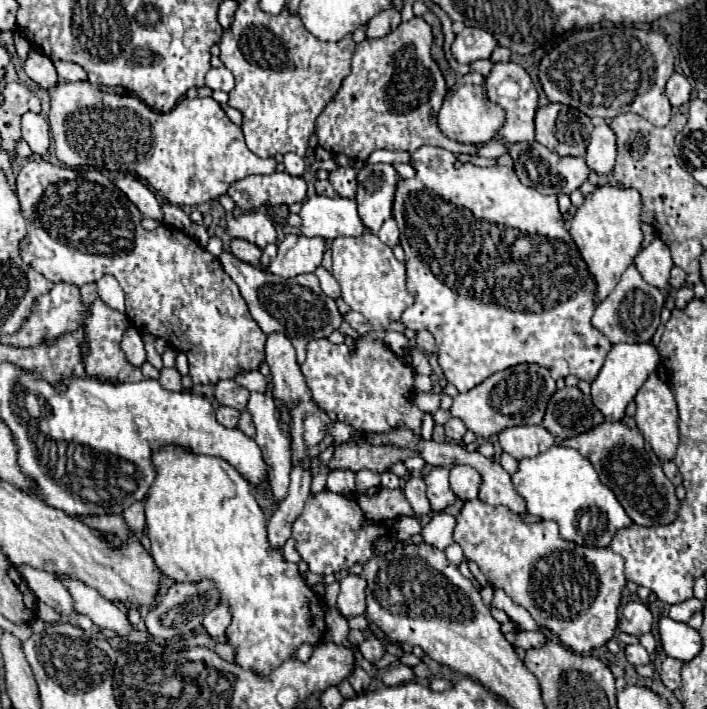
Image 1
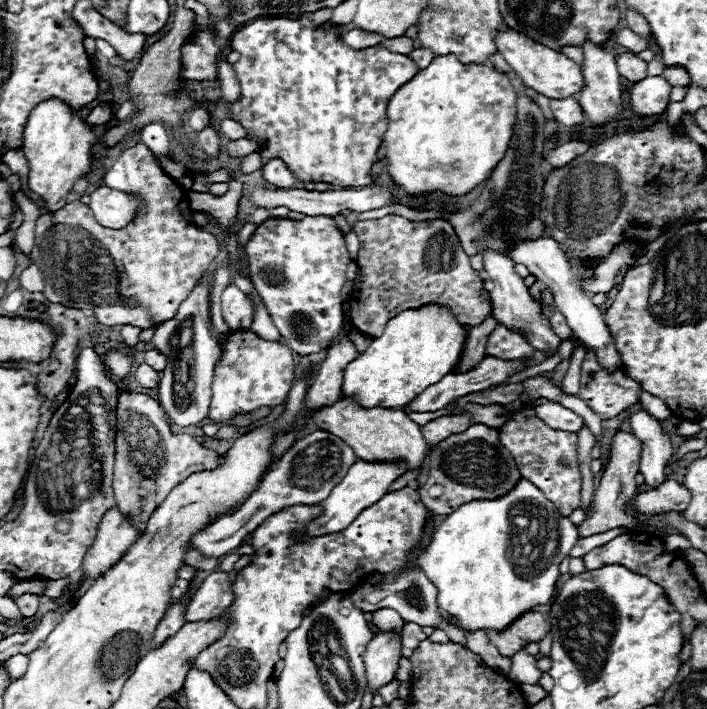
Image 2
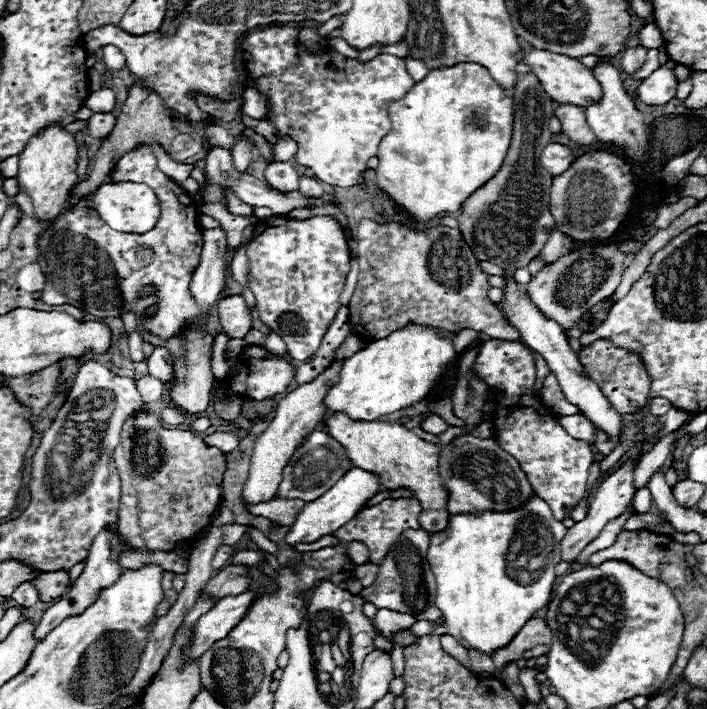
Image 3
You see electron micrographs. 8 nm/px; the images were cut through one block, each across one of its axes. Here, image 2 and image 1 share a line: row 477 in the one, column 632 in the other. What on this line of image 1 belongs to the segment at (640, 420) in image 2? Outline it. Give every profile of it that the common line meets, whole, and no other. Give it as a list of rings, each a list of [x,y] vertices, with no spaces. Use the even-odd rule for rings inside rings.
[[[628,644],[628,646],[624,648],[624,654],[626,654],[626,660],[628,660],[632,666],[640,666],[640,664],[648,664],[648,662],[650,662],[648,652],[646,652],[640,644]]]

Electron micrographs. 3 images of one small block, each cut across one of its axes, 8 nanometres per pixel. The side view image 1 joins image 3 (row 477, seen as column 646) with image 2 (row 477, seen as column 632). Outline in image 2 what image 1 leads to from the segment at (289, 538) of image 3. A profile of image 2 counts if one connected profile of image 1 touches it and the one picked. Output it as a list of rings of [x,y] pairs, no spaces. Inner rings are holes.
[[[356,460],[356,462],[350,466],[350,470],[346,472],[344,480],[342,480],[340,484],[336,484],[336,488],[330,492],[330,496],[328,496],[326,500],[320,502],[322,514],[306,526],[306,534],[308,534],[308,536],[324,536],[324,534],[332,534],[332,532],[344,530],[346,526],[350,526],[350,524],[356,520],[356,516],[358,516],[364,508],[368,508],[368,506],[372,506],[374,502],[378,502],[378,500],[386,494],[388,486],[390,486],[394,480],[398,480],[404,472],[406,472],[406,466],[400,464],[400,462],[398,462],[398,464],[392,464],[392,462],[370,464],[370,462]]]

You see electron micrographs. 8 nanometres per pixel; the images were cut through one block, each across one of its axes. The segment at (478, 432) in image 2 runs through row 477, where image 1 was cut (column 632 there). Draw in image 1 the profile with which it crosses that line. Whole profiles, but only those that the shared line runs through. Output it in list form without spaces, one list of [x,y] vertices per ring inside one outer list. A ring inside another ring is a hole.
[[[604,420],[590,432],[582,432],[570,440],[564,440],[562,446],[578,450],[594,464],[602,484],[614,492],[616,500],[622,504],[632,522],[640,526],[656,526],[670,524],[676,518],[680,502],[674,494],[674,484],[664,476],[662,460],[642,438],[638,428],[630,428],[624,422]]]

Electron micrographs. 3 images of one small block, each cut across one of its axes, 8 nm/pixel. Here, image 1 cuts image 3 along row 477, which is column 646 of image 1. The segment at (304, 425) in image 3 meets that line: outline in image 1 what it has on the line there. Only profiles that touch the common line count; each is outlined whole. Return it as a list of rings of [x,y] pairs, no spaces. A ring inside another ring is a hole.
[[[654,238],[650,242],[648,248],[644,248],[636,258],[634,258],[634,266],[638,268],[640,276],[656,286],[656,288],[666,288],[668,286],[668,276],[672,270],[672,258],[670,258],[670,250],[668,246],[660,240]]]

